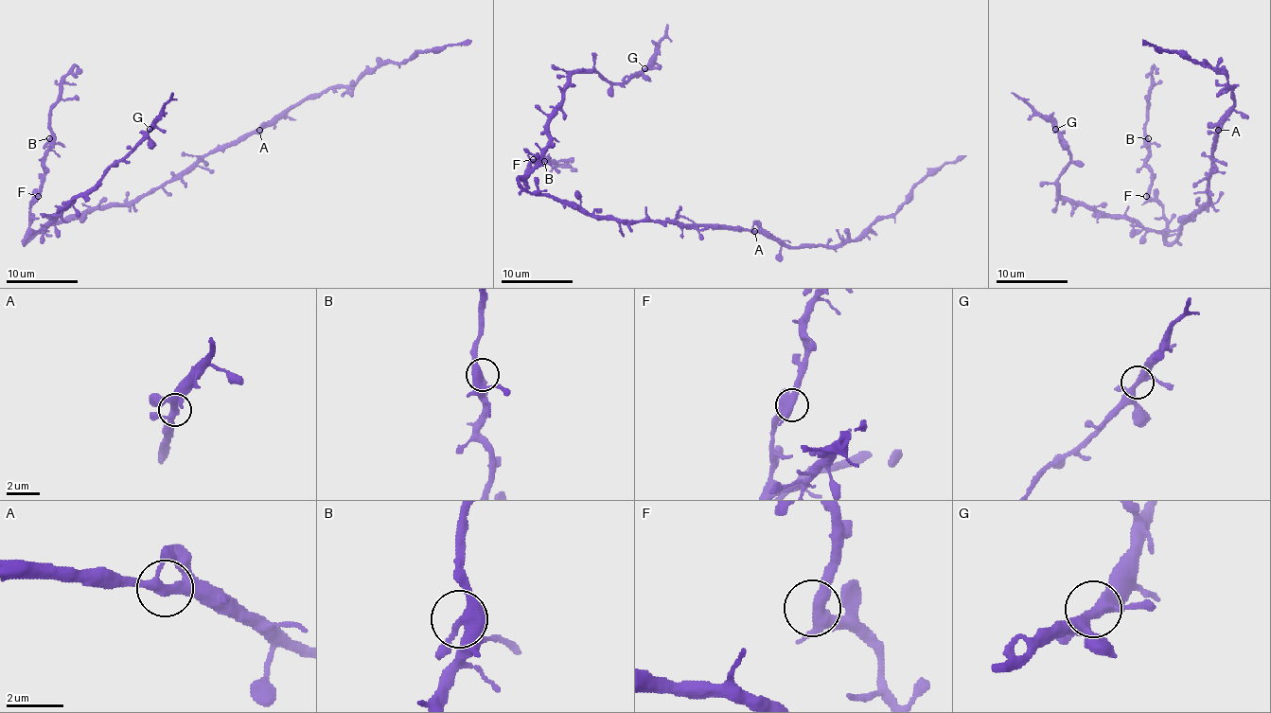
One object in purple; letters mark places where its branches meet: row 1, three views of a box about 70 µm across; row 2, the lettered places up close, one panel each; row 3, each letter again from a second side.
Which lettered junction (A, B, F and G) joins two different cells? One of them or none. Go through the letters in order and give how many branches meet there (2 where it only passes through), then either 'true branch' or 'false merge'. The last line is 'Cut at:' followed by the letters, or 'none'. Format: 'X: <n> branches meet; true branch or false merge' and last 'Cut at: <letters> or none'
A: 3 branches meet; true branch
B: 3 branches meet; true branch
F: 3 branches meet; true branch
G: 3 branches meet; true branch
Cut at: none

